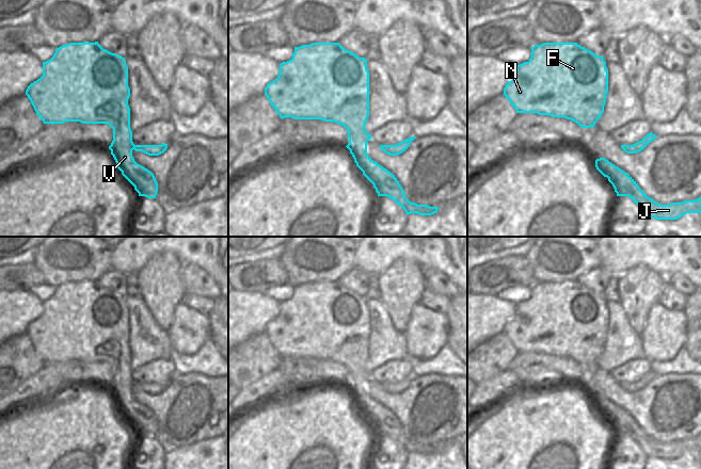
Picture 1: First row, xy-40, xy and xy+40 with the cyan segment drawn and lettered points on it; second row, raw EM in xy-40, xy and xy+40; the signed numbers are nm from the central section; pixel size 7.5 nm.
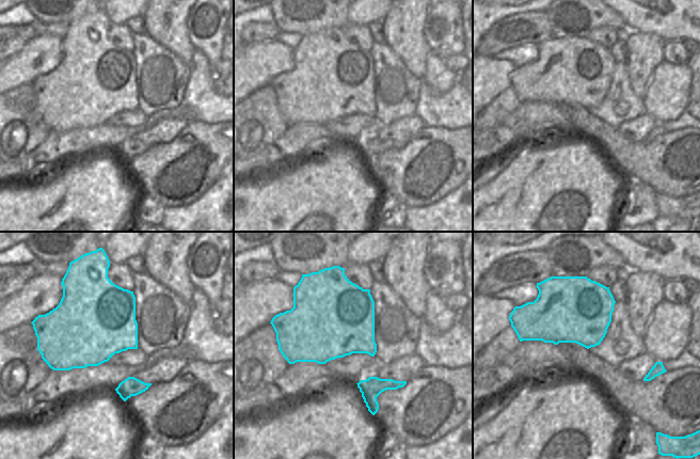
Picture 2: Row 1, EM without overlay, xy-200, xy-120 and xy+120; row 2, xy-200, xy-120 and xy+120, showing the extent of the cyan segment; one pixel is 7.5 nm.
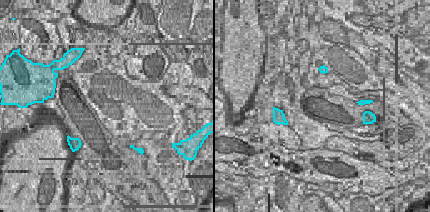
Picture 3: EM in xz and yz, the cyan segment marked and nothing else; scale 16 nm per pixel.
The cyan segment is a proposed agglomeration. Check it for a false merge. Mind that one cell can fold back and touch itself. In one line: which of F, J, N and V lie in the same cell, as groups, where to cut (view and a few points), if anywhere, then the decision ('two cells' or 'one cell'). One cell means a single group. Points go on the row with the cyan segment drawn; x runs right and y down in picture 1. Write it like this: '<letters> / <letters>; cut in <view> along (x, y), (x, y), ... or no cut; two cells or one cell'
F J N V; no cut; one cell

